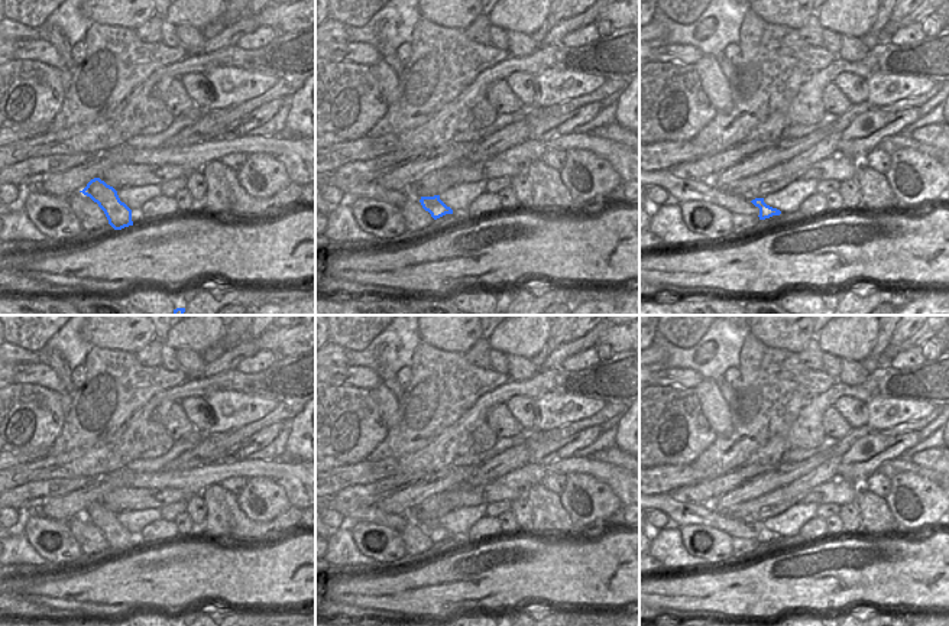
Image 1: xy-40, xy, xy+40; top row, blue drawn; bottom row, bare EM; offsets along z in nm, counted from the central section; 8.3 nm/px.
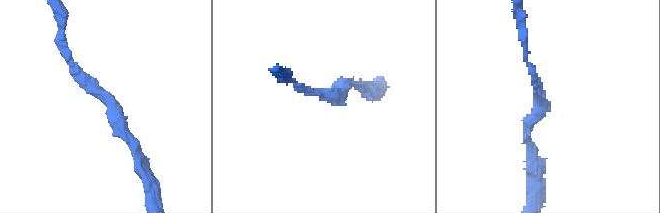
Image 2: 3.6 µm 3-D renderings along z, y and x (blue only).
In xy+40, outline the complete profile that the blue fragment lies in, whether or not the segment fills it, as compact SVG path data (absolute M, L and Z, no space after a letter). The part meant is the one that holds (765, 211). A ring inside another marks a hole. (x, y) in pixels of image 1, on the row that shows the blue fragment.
M755 198L755 200L752 200L751 202L752 202L755 207L759 208L759 215L758 215L759 220L765 220L765 218L770 218L770 217L773 217L773 215L780 215L780 214L781 214L780 210L767 205L767 204L764 202L764 198Z

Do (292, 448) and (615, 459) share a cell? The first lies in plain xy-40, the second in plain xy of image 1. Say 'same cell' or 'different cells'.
different cells

